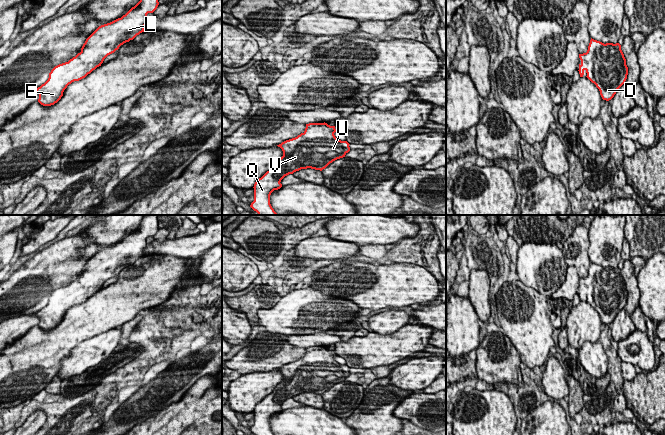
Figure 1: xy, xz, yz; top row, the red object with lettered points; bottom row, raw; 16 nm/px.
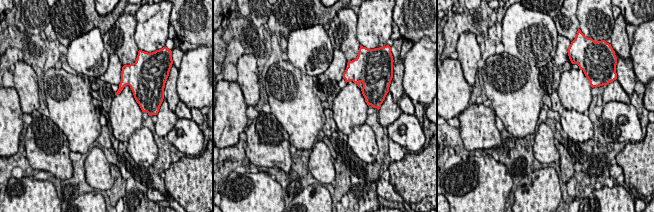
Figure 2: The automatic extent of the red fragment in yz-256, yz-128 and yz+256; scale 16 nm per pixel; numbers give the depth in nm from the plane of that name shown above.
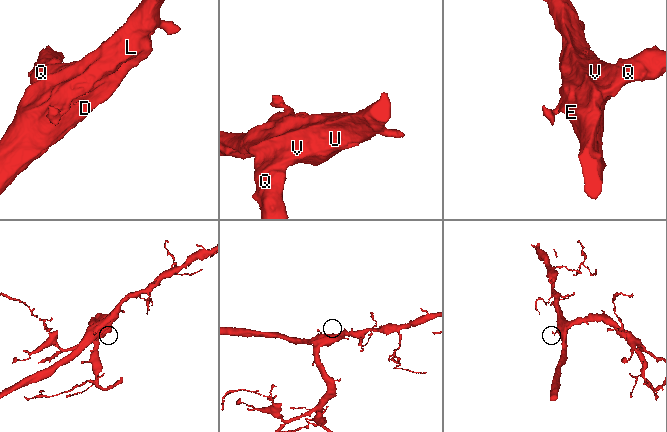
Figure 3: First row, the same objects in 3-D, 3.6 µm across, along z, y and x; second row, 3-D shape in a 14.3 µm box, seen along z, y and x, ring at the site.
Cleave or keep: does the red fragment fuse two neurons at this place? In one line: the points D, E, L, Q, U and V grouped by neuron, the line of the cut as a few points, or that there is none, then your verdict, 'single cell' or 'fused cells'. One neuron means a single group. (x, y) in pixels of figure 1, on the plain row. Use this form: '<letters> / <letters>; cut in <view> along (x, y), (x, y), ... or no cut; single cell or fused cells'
D E L Q U V; no cut; single cell

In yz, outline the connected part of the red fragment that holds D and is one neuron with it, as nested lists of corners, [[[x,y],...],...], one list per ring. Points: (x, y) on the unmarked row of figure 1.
[[[591,262],[586,277],[579,278],[581,287],[579,288],[579,298],[583,301],[587,297],[587,302],[596,309],[603,324],[609,325],[616,318],[617,314],[625,307],[628,299],[626,283],[619,267],[602,267]]]

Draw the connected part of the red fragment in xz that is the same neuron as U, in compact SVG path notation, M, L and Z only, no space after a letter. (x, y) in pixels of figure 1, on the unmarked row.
M309 347L306 348L305 355L295 362L286 364L277 369L283 375L283 380L276 388L267 395L254 408L254 425L250 431L254 435L274 435L270 428L270 419L274 414L282 411L281 404L301 393L315 393L322 395L333 385L345 381L350 375L349 367L337 363L334 357L337 356L335 350L327 347Z

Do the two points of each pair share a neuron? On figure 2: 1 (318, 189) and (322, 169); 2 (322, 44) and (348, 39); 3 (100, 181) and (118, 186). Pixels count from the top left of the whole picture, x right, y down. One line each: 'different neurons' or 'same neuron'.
1: different neurons
2: different neurons
3: different neurons

